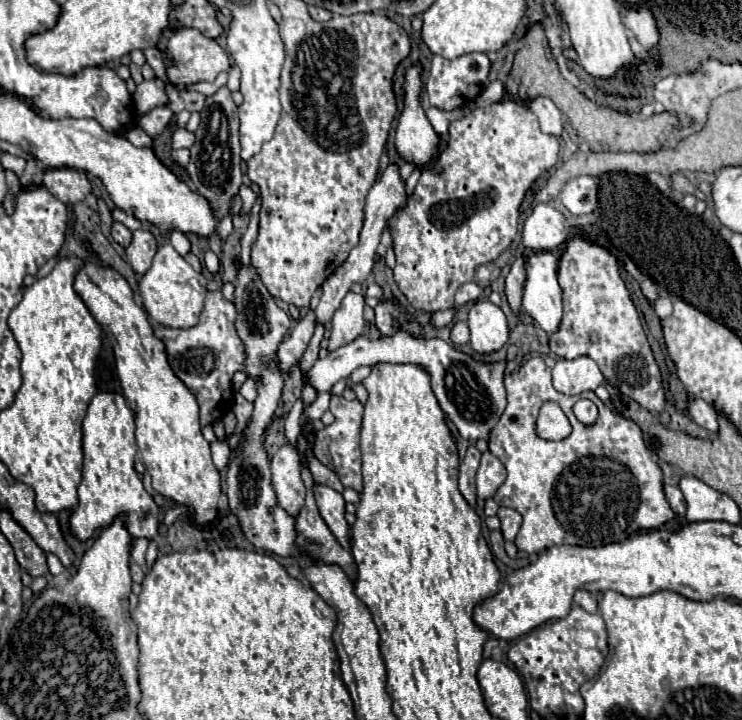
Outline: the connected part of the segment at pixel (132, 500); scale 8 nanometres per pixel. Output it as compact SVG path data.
M97 392L87 408L87 416L83 420L83 480L79 484L79 506L71 514L71 532L79 540L87 540L93 536L97 528L109 526L115 516L123 516L127 530L133 538L151 540L159 530L159 506L153 496L143 488L141 476L135 472L135 412L127 406L123 394L117 392Z

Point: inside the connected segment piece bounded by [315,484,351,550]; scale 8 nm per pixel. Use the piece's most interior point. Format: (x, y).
(331, 505)

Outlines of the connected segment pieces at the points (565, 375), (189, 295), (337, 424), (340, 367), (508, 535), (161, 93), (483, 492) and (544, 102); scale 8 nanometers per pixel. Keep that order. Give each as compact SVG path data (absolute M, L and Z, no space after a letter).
M575 358L575 360L557 360L553 366L553 386L557 392L567 396L579 396L587 390L595 390L605 382L599 366L587 358Z
M167 242L157 250L151 268L139 280L139 294L153 322L165 324L169 328L191 328L199 322L207 294L207 280L201 272L195 272Z
M331 396L329 410L335 416L335 422L325 426L323 430L315 432L315 446L313 452L321 464L331 468L345 488L353 488L355 492L363 490L363 476L361 476L361 450L359 450L359 434L361 434L361 418L363 418L363 404L359 400L345 400L343 396Z
M401 326L393 336L381 336L377 340L369 338L357 338L355 342L327 354L325 358L317 360L307 372L305 382L307 386L315 388L317 392L329 392L333 384L339 378L349 378L353 370L359 366L375 366L375 364L415 364L423 368L431 376L431 388L435 392L435 398L443 412L449 416L449 420L457 426L459 434L475 442L479 438L489 438L489 432L493 430L495 422L499 420L499 414L505 410L505 388L503 388L503 372L505 364L483 364L475 362L471 356L455 350L441 338L415 338Z
M499 508L497 516L501 520L501 532L503 532L505 540L513 540L521 528L521 514L511 508Z
M159 78L143 80L135 90L135 110L139 114L147 114L149 110L163 106L165 102L167 102L167 94Z
M489 450L483 452L481 466L477 470L477 496L483 500L491 498L497 492L497 488L505 482L505 478L507 478L507 470L501 464L501 460L493 456Z
M535 98L529 108L537 114L539 118L539 126L545 134L553 134L553 136L561 136L563 132L563 114L561 110L553 104L551 98Z

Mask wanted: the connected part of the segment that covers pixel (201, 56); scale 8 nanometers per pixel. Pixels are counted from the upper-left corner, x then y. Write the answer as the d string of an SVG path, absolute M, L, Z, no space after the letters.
M183 28L179 32L175 32L169 42L167 42L167 52L171 54L173 58L173 66L167 68L167 74L169 74L169 80L171 84L175 84L179 90L183 90L187 84L193 84L193 82L213 82L217 78L219 72L223 70L229 70L231 64L229 64L229 56L227 52L211 38L205 38L199 30L195 28Z

